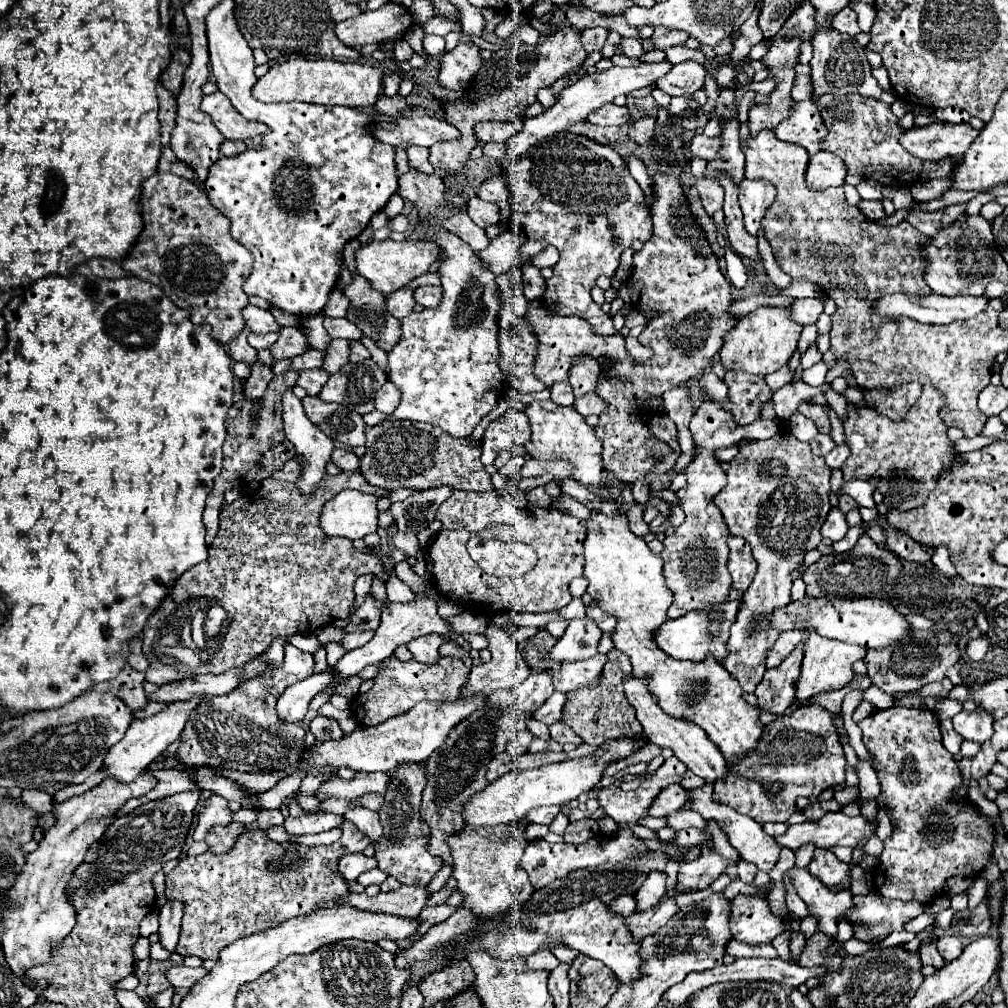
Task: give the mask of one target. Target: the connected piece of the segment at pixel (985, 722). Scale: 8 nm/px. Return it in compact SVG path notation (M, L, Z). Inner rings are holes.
M976 708L974 714L966 714L962 710L952 718L952 722L954 722L954 730L964 740L970 740L970 742L986 742L986 738L992 738L994 734L994 728L992 728L994 718L982 708Z

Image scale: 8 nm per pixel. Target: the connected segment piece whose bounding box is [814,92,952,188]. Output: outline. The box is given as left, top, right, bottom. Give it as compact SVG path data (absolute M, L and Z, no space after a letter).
M832 92L816 98L814 102L820 110L824 126L828 128L824 150L840 156L844 160L846 168L848 168L848 174L858 174L862 178L876 180L882 186L890 186L890 188L910 188L916 182L924 182L924 180L930 180L930 178L946 178L946 176L952 174L952 156L946 156L938 162L930 162L930 160L920 160L920 158L916 158L914 154L910 154L908 150L902 148L900 138L906 132L906 128L902 128L898 124L898 118L892 114L888 104L878 102L874 98L866 98L862 94L832 94Z

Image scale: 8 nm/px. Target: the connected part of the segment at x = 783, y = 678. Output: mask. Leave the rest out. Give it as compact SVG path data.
M802 630L802 642L790 652L790 656L776 668L766 670L762 682L756 688L756 696L762 710L784 714L788 706L796 698L796 682L800 676L800 664L802 664L802 646L806 644L806 638L812 630Z

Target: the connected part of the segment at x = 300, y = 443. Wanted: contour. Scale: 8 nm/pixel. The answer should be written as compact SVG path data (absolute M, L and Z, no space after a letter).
M288 388L284 394L282 394L282 418L284 418L284 432L286 432L286 438L294 444L296 452L302 456L302 464L304 464L304 474L300 476L300 490L302 492L312 492L314 486L322 480L324 472L326 472L326 462L330 460L330 454L334 450L334 444L332 440L322 432L318 430L306 416L304 412L304 406L302 406L302 400L294 396L292 388Z

